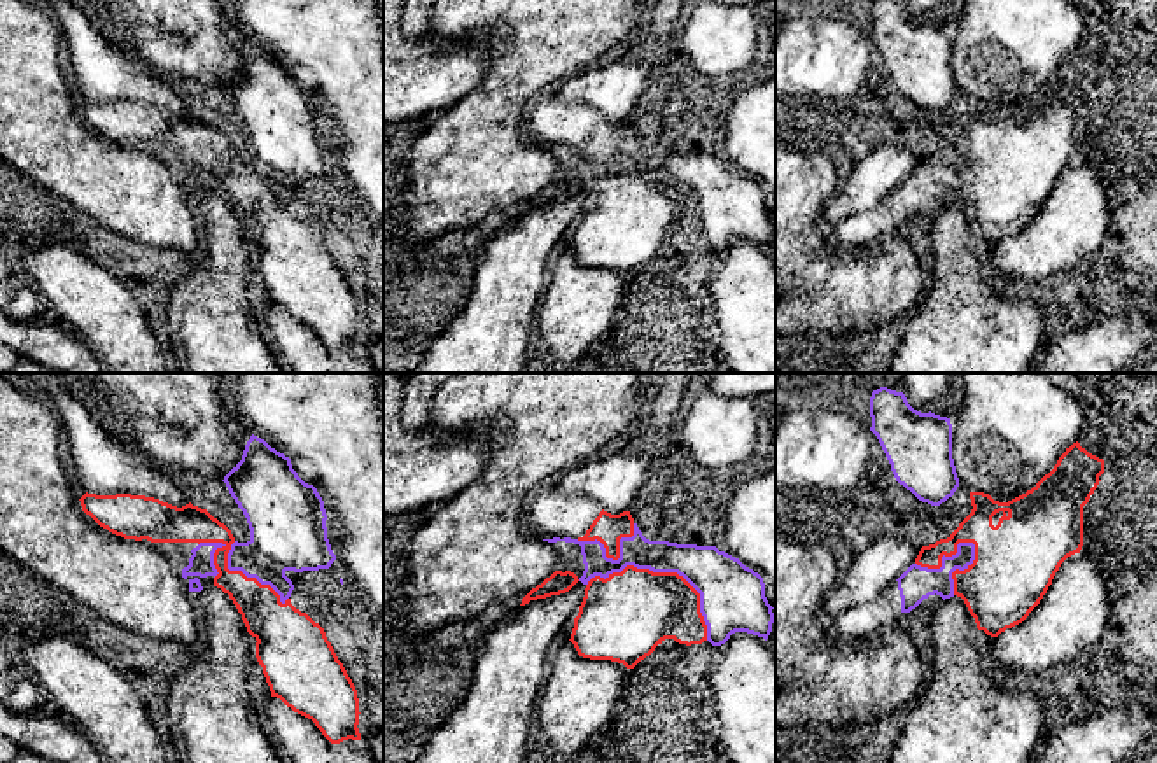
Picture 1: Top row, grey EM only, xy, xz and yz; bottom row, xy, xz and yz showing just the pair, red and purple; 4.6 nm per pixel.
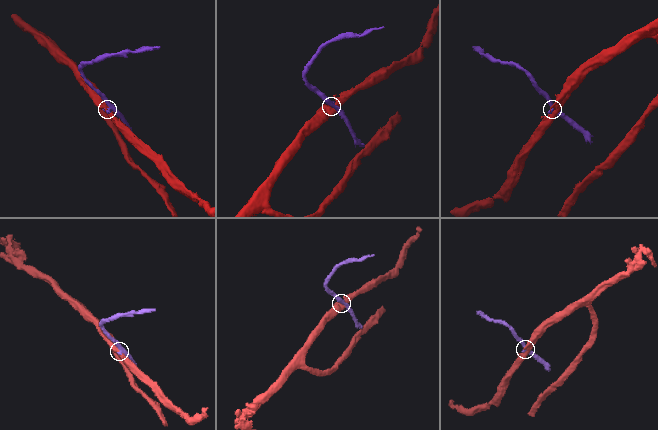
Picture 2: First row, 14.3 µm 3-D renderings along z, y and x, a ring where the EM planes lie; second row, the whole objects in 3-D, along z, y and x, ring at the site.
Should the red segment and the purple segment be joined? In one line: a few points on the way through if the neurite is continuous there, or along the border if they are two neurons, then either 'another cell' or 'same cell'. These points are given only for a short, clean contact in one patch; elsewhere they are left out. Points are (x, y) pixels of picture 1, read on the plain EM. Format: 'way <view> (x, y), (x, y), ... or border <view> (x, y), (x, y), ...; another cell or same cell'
another cell

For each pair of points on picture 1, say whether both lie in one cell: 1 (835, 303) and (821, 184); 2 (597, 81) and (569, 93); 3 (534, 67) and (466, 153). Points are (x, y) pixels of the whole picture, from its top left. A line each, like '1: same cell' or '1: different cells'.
1: same cell
2: same cell
3: same cell

